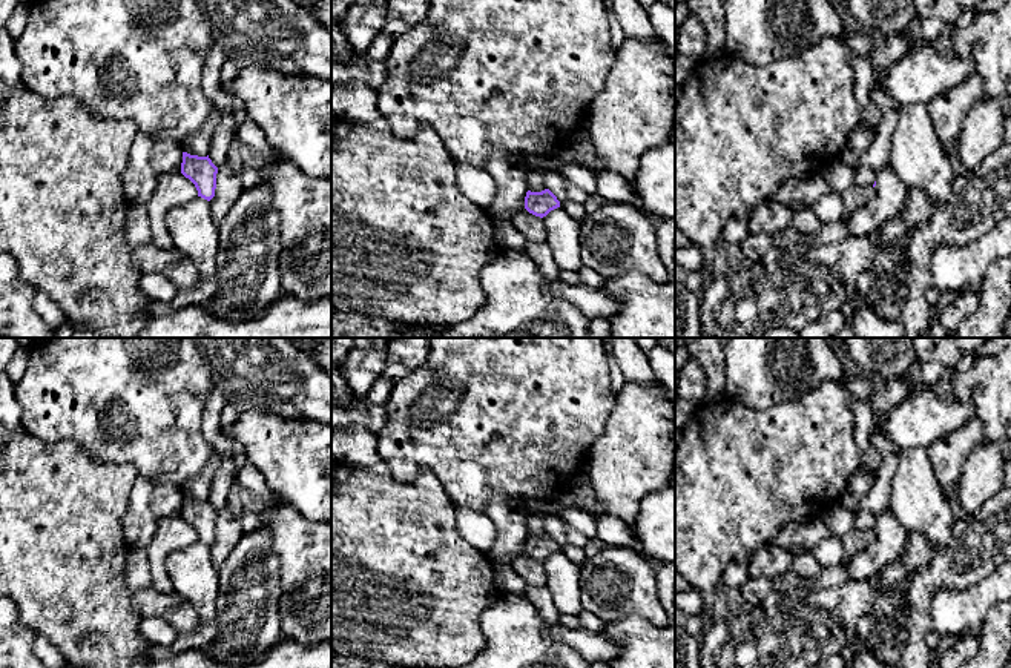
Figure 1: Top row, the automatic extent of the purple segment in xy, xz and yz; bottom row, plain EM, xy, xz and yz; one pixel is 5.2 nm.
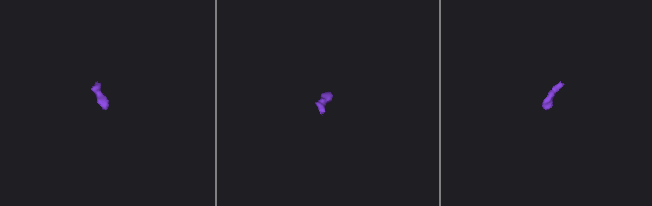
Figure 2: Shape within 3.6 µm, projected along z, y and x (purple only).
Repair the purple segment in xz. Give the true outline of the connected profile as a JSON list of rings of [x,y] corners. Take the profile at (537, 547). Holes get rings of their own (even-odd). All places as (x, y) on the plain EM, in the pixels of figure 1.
[[[545,533],[542,536],[526,536],[525,553],[529,557],[543,562],[557,551],[560,551],[560,545],[549,533]]]

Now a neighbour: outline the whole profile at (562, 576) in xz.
[[[561,551],[543,561],[546,587],[560,614],[578,616],[581,607],[580,565],[571,562]]]

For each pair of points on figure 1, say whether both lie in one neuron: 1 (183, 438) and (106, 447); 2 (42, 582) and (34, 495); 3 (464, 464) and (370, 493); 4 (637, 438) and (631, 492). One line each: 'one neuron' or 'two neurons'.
1: one neuron
2: one neuron
3: two neurons
4: one neuron

